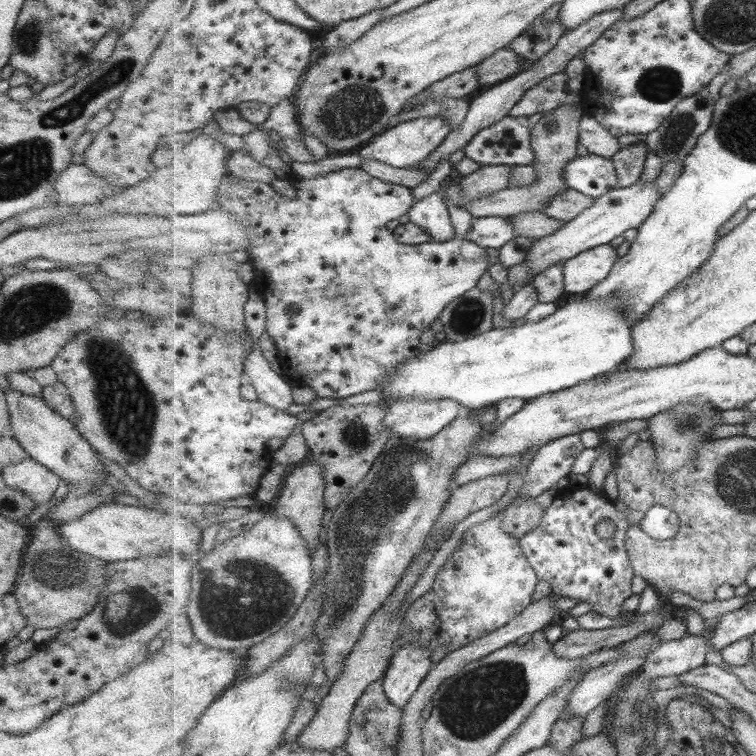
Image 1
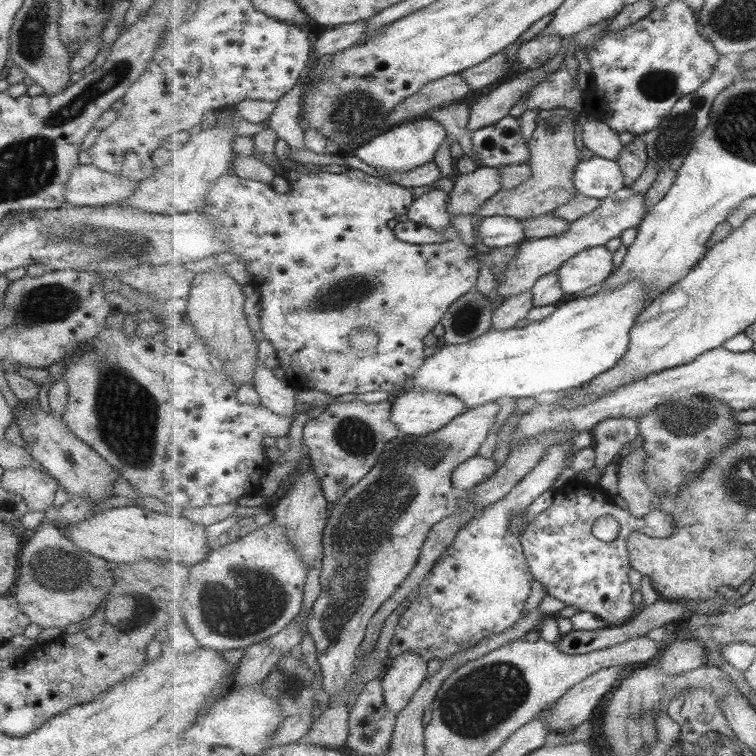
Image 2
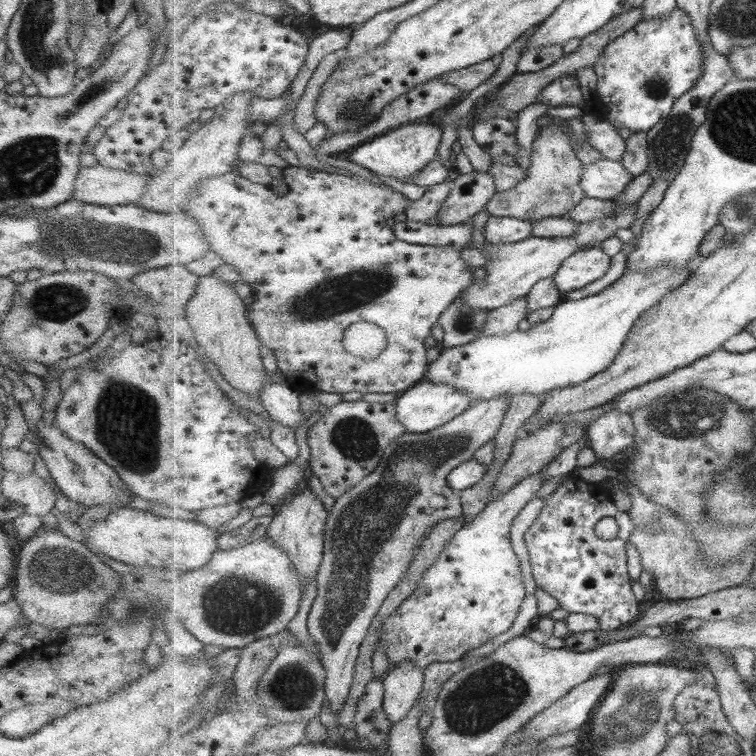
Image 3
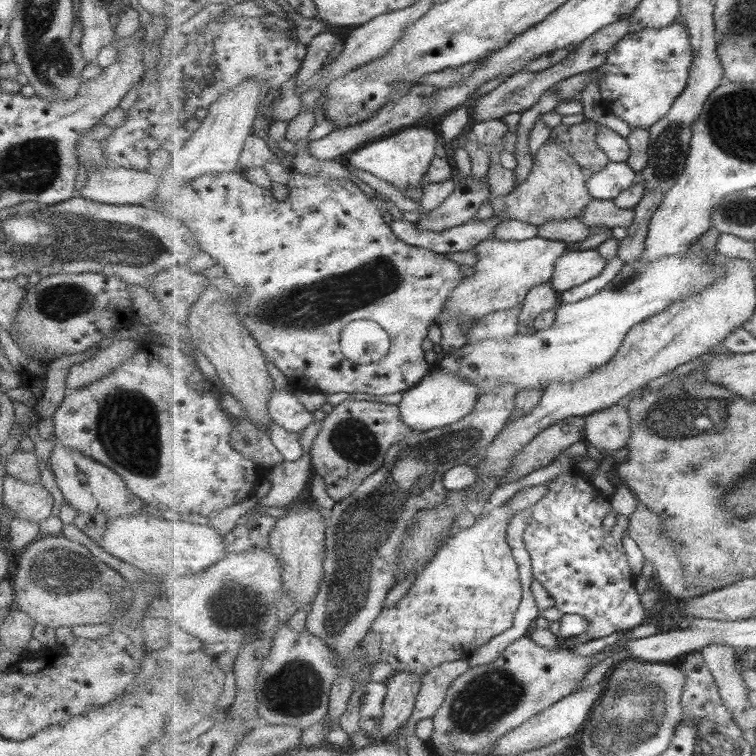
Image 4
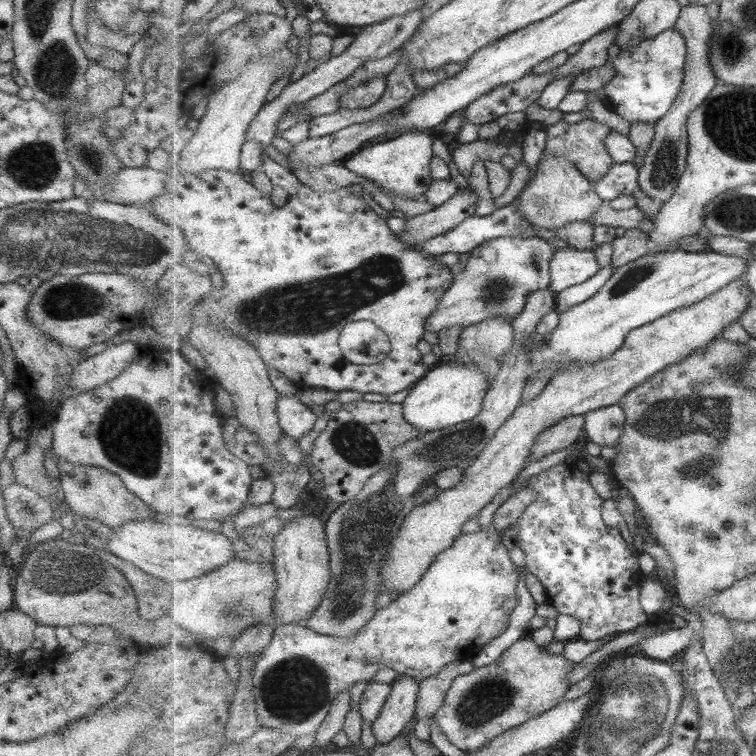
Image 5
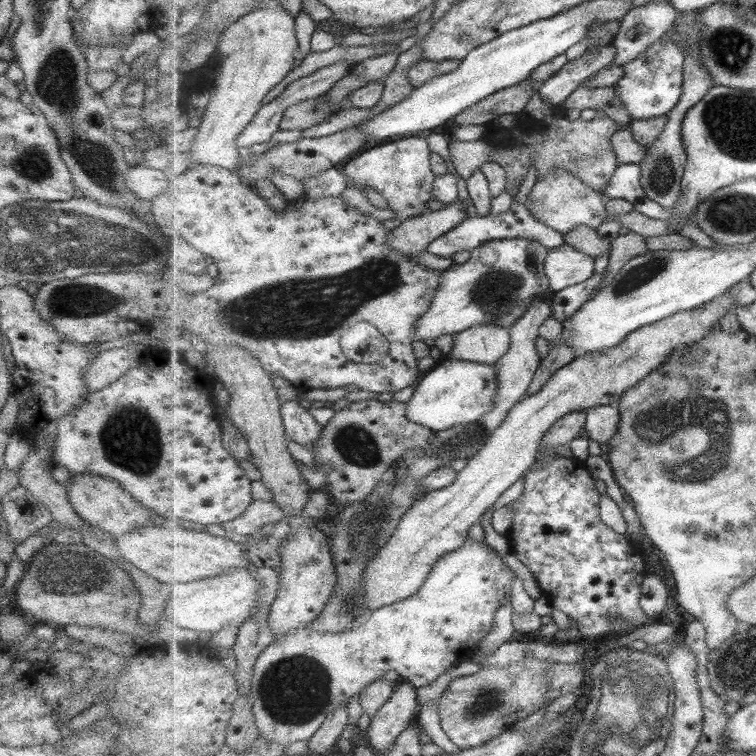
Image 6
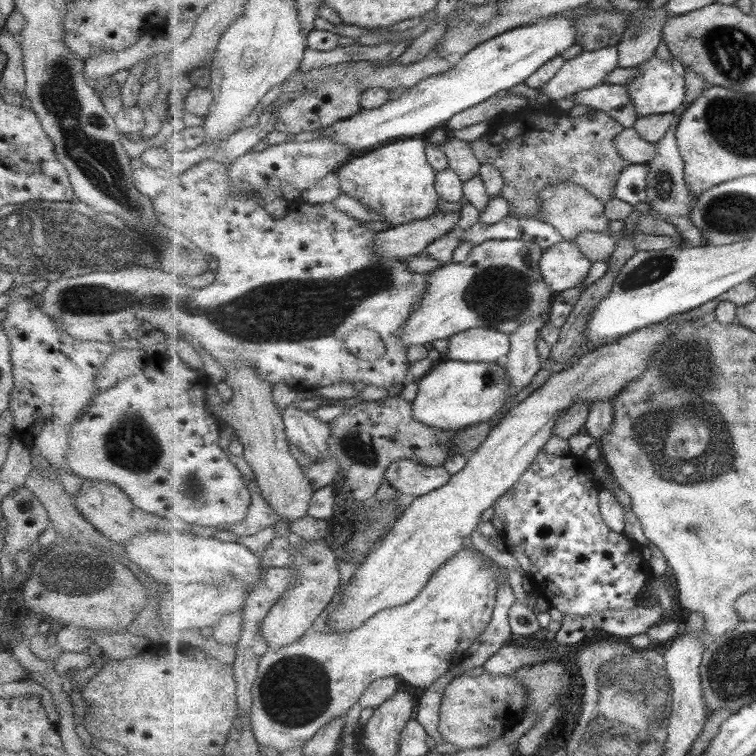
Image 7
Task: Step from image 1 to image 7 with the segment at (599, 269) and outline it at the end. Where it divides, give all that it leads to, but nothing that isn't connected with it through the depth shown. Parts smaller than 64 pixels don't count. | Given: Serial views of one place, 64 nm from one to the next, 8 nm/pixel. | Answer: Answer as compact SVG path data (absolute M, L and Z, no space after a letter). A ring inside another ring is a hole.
M571 241L559 242L545 250L541 258L541 273L547 286L559 294L585 282L593 262Z

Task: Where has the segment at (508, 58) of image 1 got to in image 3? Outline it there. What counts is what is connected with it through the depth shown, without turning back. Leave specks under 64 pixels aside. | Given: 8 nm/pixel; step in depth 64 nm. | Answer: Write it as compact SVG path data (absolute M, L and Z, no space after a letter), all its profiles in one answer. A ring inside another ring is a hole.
M500 58L489 59L479 64L469 65L467 68L446 72L444 75L436 76L436 78L442 78L449 84L456 84L460 90L468 94L481 86L483 81L491 79L501 64Z

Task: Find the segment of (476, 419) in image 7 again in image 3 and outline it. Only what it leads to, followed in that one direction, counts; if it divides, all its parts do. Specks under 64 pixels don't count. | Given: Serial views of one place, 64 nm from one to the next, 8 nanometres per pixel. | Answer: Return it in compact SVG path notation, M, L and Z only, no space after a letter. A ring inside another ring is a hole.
M421 381L408 391L398 395L395 401L397 418L406 426L409 433L426 433L443 427L461 416L472 406L472 396L460 388L448 384Z

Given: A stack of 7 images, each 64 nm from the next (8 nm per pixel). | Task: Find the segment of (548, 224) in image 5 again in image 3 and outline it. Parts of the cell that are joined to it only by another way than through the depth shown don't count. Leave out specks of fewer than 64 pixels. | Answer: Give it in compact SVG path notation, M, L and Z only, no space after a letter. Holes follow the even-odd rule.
M543 121L544 130L534 142L532 165L528 170L528 176L515 188L507 192L497 193L486 206L491 216L510 217L525 222L537 223L545 218L562 218L571 212L587 197L582 187L582 176L586 166L576 155L572 140L567 132L564 132L565 122L560 125Z

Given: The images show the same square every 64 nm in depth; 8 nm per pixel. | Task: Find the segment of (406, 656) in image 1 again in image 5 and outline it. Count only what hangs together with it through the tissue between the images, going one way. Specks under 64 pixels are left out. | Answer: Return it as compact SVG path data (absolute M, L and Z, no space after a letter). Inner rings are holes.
M397 676L381 716L372 724L376 745L387 745L404 734L415 720L420 683L412 676Z

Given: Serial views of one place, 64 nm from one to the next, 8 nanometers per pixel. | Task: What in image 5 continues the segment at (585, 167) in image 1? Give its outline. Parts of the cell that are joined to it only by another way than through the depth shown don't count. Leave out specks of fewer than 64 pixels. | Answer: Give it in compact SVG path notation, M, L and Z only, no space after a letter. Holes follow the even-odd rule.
M615 162L605 178L595 182L594 187L605 201L615 200L622 194L632 194L639 200L640 209L655 218L661 212L663 204L642 191L639 177L640 168L635 163Z

